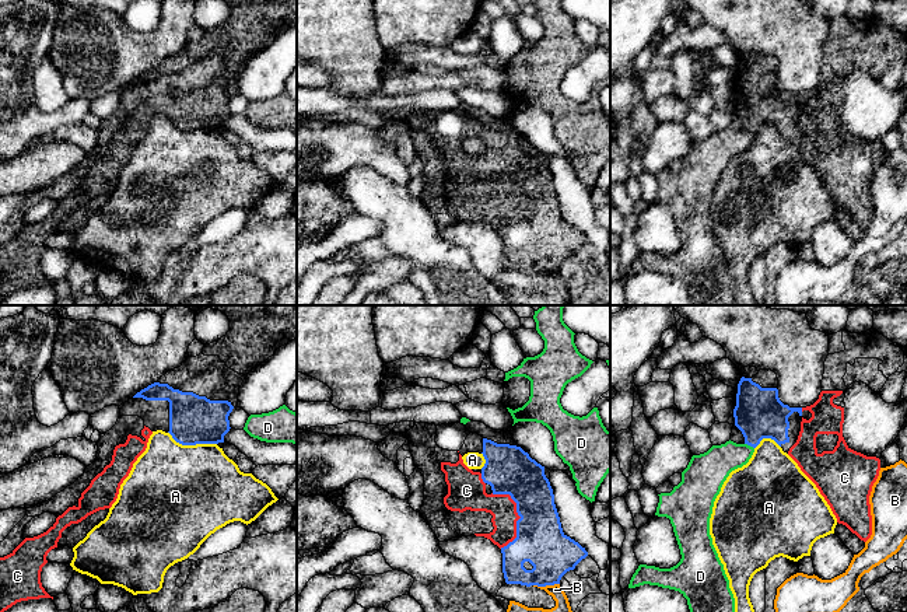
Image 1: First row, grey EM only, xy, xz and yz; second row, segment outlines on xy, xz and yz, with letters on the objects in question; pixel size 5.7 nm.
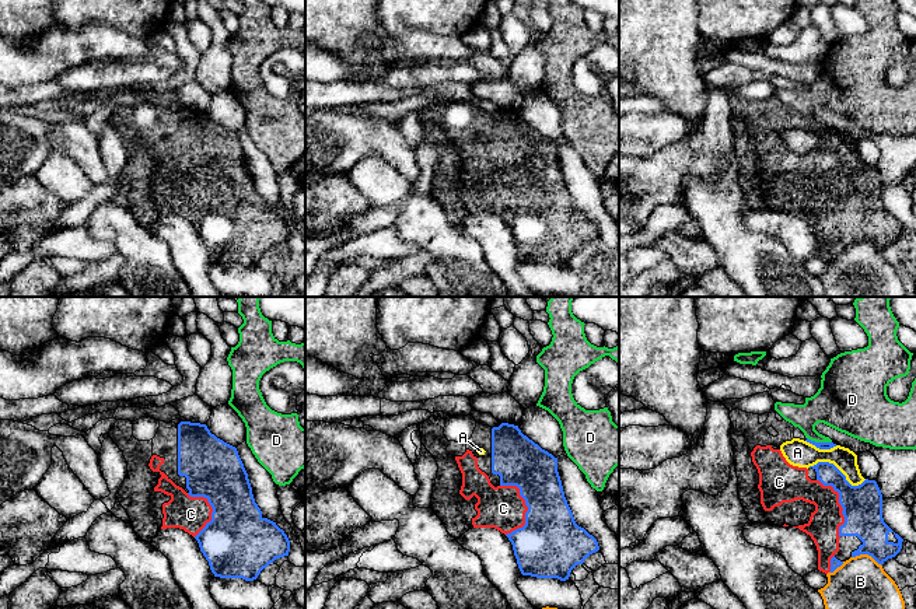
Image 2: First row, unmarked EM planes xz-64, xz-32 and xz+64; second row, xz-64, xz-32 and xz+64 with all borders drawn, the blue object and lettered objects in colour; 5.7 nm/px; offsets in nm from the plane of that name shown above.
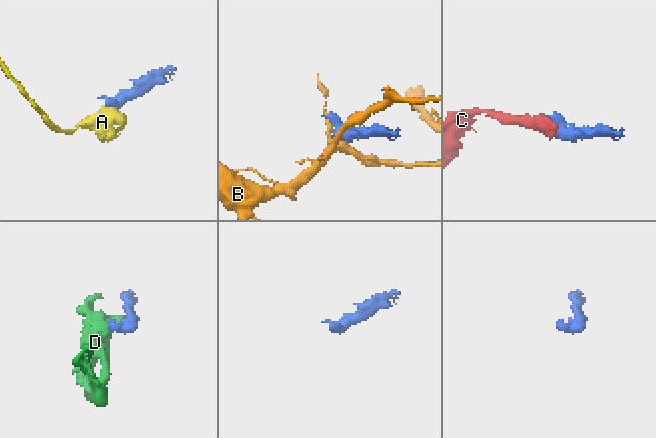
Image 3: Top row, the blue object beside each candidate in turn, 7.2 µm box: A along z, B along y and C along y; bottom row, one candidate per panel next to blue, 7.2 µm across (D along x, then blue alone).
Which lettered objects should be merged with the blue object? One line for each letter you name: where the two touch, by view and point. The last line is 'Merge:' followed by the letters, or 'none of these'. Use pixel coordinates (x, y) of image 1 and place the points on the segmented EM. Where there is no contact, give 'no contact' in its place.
C: contact xz (518, 514)
Merge: C

